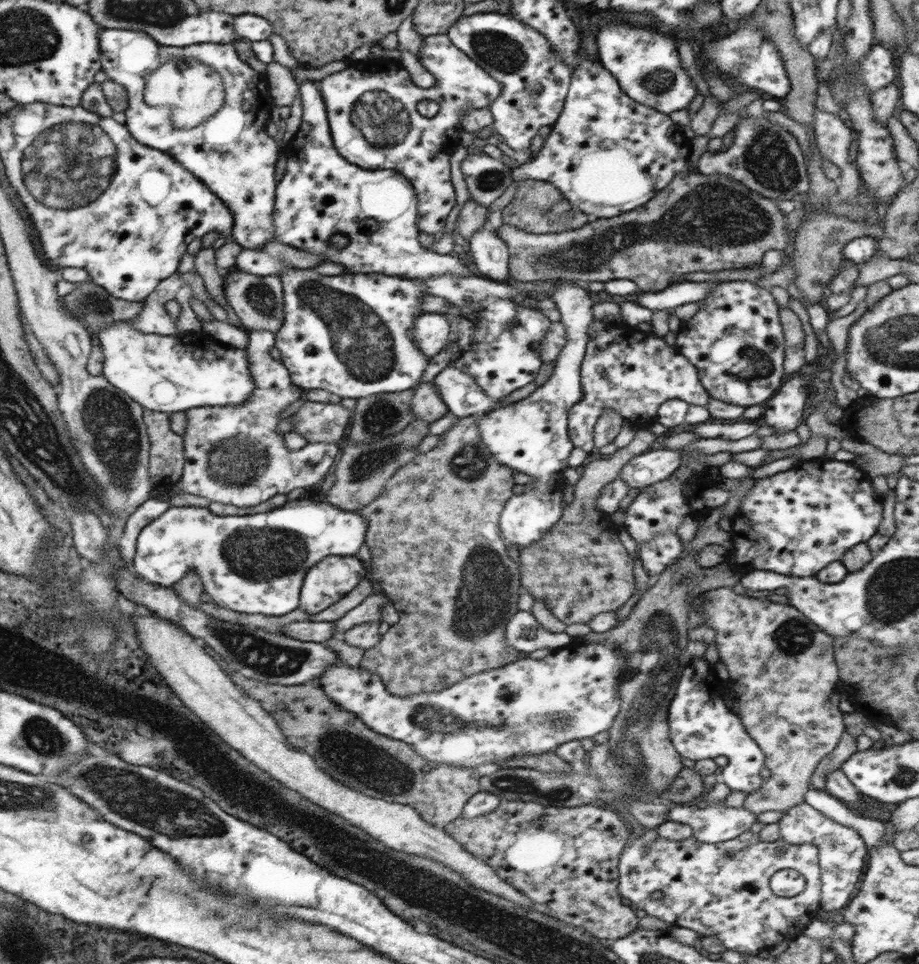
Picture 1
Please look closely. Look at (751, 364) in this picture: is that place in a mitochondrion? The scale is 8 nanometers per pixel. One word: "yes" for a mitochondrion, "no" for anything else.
yes

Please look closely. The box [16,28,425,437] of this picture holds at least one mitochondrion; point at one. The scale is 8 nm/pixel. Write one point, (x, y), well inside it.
(75, 156)

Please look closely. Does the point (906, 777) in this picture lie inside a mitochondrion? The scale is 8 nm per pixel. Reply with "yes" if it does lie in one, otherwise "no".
yes

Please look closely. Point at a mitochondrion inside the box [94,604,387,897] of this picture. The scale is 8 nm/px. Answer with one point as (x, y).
(249, 649)

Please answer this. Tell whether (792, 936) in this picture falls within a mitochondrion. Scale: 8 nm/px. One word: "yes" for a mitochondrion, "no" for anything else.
no

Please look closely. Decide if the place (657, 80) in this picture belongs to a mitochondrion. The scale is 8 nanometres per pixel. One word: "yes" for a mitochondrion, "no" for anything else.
yes

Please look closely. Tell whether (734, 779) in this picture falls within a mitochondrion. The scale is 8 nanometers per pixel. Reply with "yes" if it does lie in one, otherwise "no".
no

